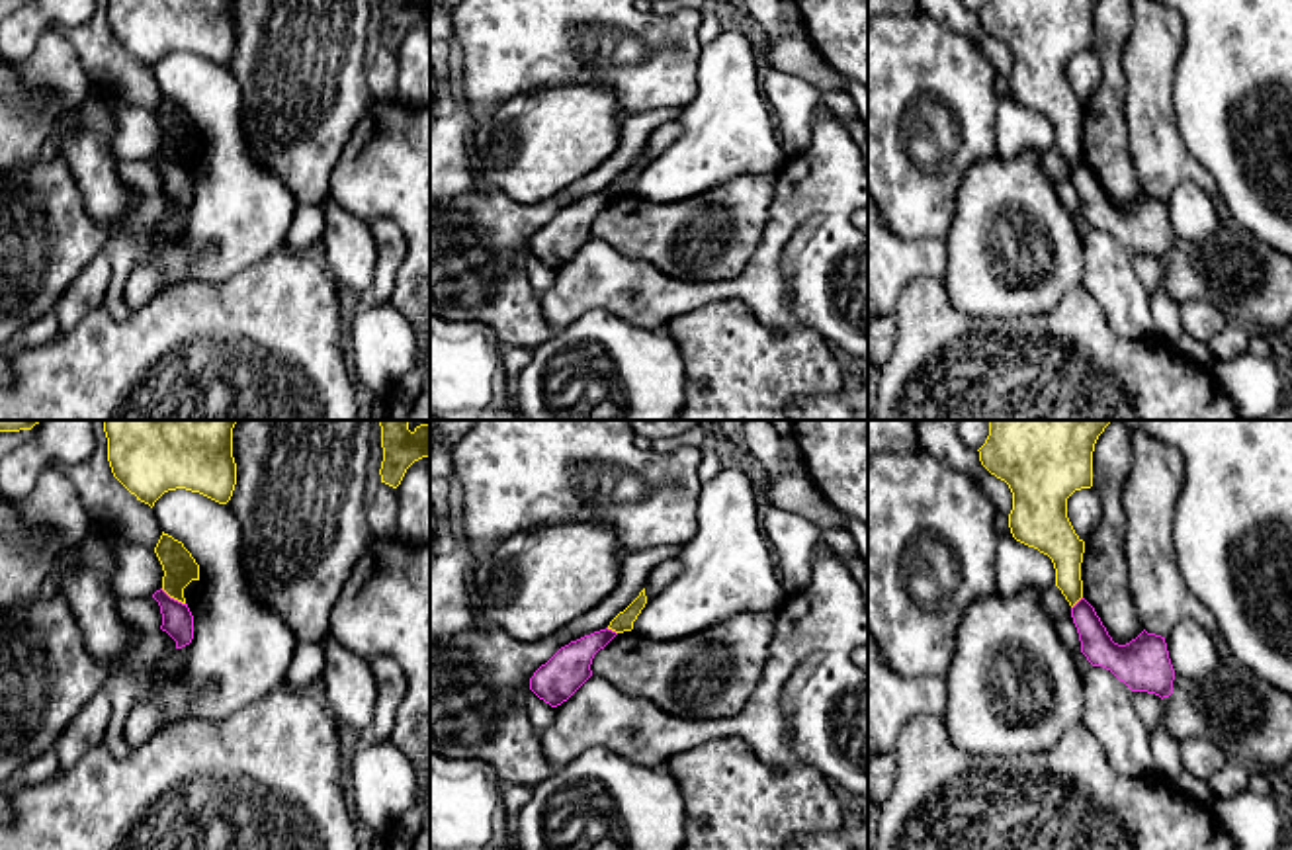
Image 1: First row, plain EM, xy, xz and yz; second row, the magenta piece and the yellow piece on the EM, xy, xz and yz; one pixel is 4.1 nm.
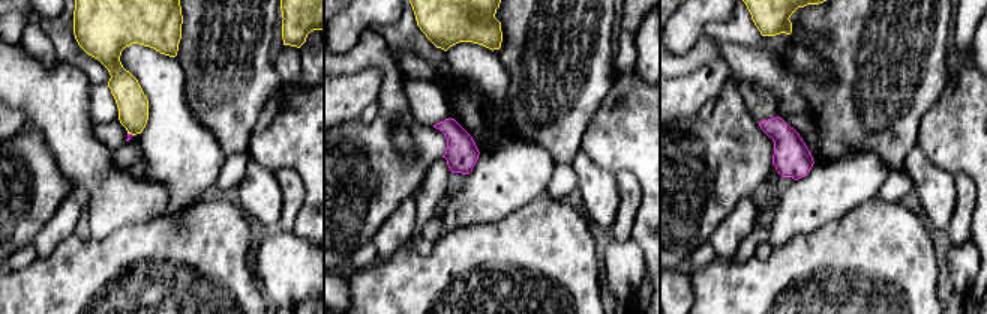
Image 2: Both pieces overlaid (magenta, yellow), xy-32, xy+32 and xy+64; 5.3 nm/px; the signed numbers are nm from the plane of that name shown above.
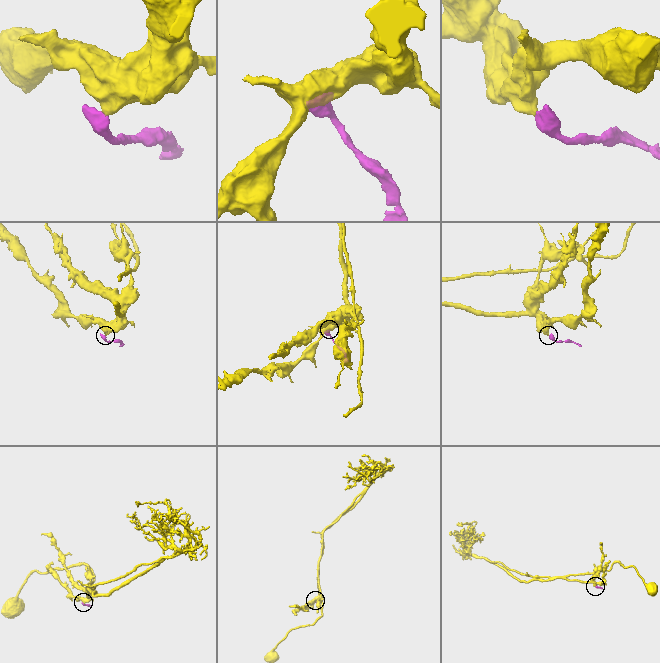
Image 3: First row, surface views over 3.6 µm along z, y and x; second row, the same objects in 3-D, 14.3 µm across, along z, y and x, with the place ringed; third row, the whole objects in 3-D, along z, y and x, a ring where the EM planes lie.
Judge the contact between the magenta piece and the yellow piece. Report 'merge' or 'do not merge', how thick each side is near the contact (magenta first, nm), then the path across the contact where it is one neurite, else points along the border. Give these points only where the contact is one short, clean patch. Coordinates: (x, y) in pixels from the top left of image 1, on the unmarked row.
do not merge; 130 nm thick on the magenta side, 140 nm on the other; border along xy (161, 151), (184, 167)

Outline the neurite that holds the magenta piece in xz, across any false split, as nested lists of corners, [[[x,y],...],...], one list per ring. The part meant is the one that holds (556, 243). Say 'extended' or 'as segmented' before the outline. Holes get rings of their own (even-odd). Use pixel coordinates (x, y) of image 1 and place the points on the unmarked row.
as segmented; [[[606,190],[561,209],[534,234],[530,252],[551,270],[561,268],[592,238],[594,217],[616,197]]]

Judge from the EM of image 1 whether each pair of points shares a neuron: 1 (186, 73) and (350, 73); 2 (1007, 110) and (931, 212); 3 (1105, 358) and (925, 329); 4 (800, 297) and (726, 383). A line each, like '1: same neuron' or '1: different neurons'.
1: different neurons
2: different neurons
3: same neuron
4: different neurons

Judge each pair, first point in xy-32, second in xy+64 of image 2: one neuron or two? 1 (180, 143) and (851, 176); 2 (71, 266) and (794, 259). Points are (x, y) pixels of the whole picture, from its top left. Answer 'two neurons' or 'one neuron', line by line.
1: one neuron
2: one neuron

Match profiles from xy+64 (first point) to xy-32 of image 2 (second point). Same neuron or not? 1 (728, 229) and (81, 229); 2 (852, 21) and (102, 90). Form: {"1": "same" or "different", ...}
{"1": "different", "2": "different"}

